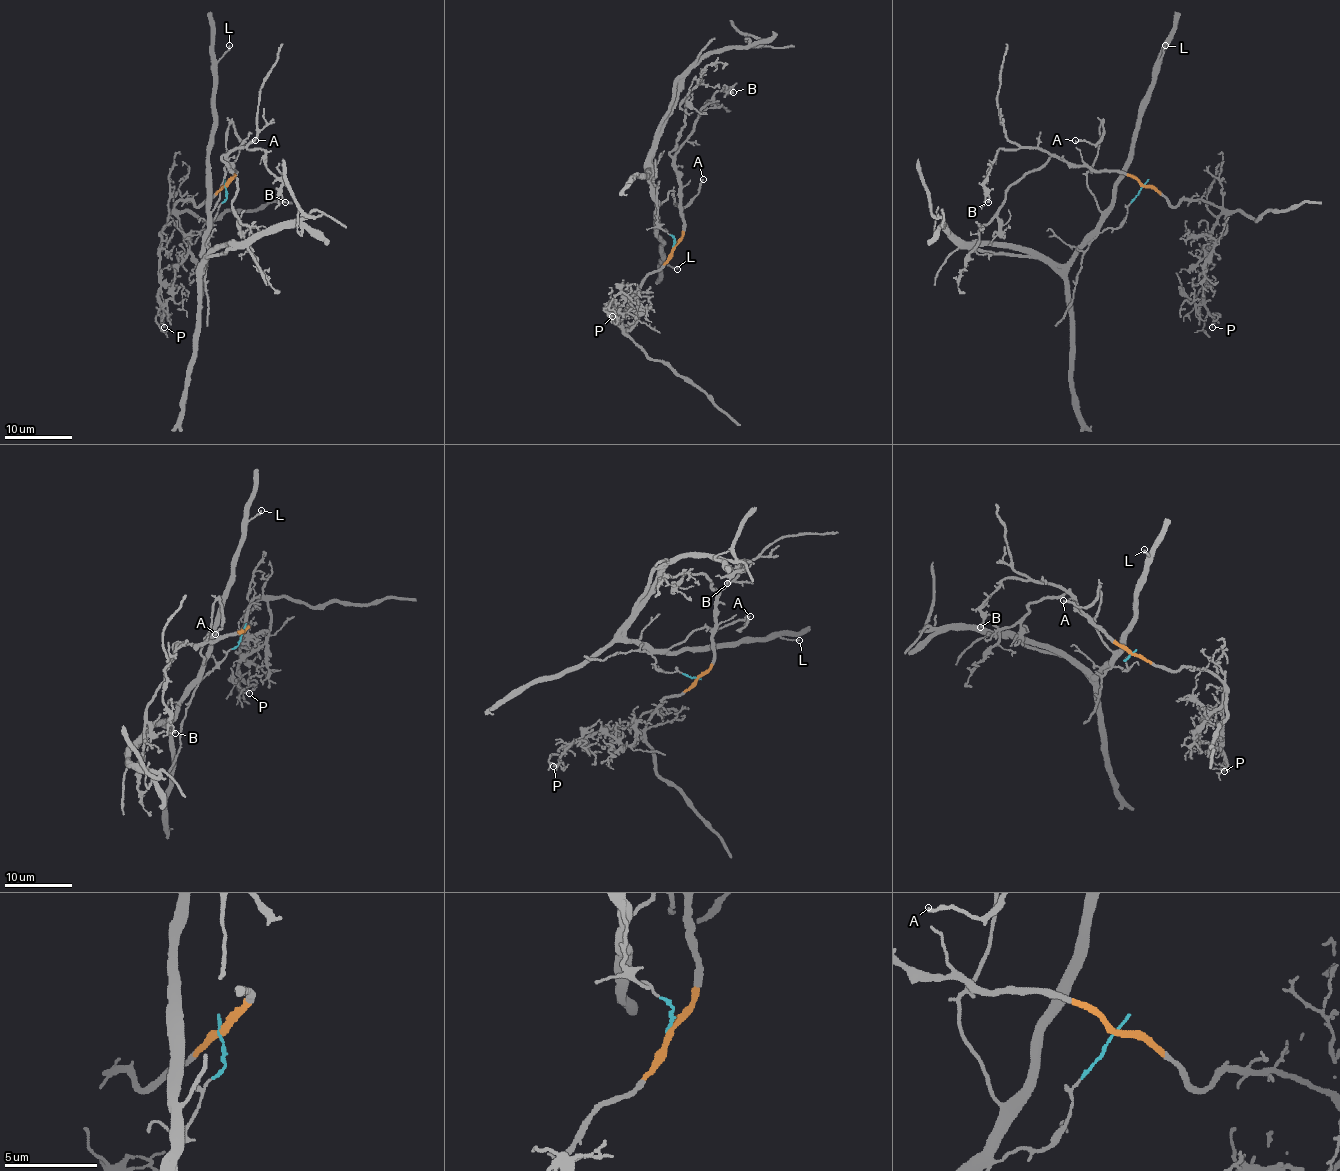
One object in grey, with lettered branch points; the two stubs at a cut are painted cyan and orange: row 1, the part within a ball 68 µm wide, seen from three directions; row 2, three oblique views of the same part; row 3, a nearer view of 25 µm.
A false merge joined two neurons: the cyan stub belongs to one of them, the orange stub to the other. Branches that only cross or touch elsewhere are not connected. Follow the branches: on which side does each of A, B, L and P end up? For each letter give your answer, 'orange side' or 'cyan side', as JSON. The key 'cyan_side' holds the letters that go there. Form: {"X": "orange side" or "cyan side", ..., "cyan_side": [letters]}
{"A": "cyan side", "B": "orange side", "L": "cyan side", "P": "orange side", "cyan_side": ["A", "L"]}

